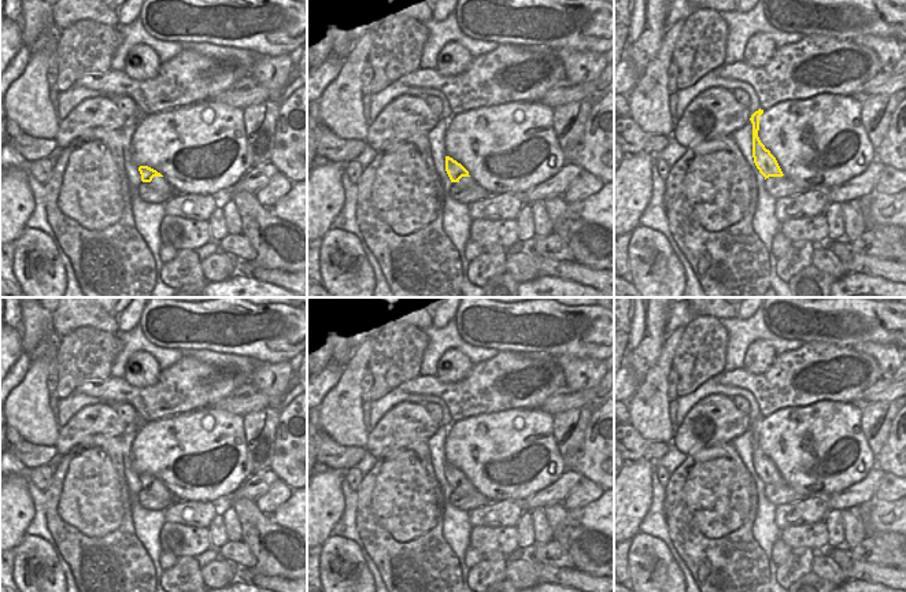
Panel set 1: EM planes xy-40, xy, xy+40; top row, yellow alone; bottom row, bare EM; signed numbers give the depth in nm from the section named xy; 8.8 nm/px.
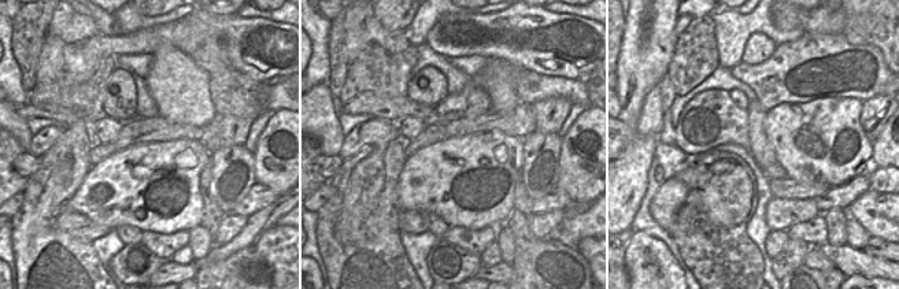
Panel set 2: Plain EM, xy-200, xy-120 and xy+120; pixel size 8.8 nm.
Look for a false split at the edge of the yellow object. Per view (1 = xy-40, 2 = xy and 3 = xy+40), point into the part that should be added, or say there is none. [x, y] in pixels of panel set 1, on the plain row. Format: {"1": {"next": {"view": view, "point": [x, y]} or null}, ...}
{"1": {"next": null}, "2": {"next": null}, "3": {"next": null}}

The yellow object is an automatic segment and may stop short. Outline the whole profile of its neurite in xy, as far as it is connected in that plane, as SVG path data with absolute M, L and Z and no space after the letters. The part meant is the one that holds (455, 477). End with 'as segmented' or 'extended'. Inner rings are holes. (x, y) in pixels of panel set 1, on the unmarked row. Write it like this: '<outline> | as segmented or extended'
M445 463L445 478L451 489L459 489L462 484L470 484L469 478L450 463Z | as segmented

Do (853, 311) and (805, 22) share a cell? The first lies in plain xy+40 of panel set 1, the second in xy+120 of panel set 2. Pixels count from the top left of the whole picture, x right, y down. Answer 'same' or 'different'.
same

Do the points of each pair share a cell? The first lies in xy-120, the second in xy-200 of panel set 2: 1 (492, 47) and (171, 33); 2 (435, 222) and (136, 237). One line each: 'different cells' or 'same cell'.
1: same cell
2: same cell

